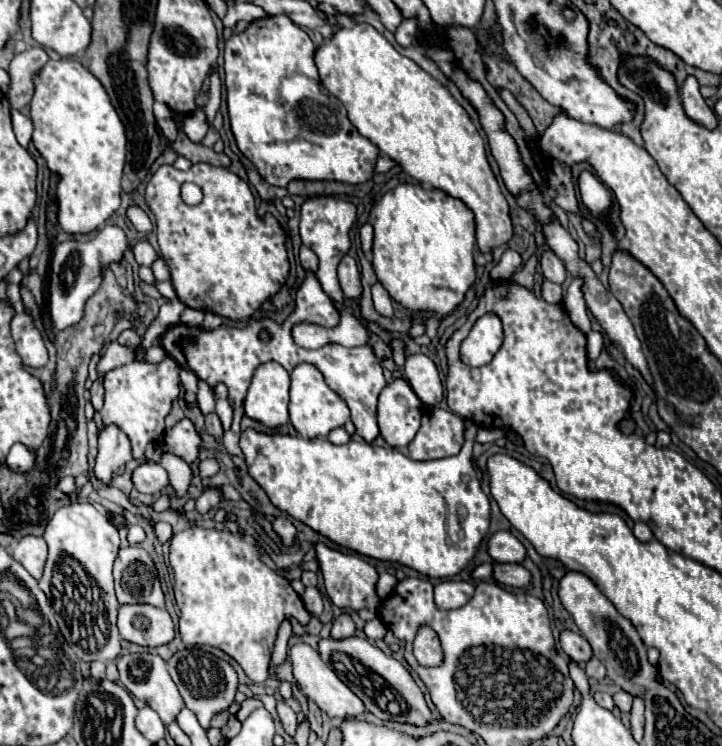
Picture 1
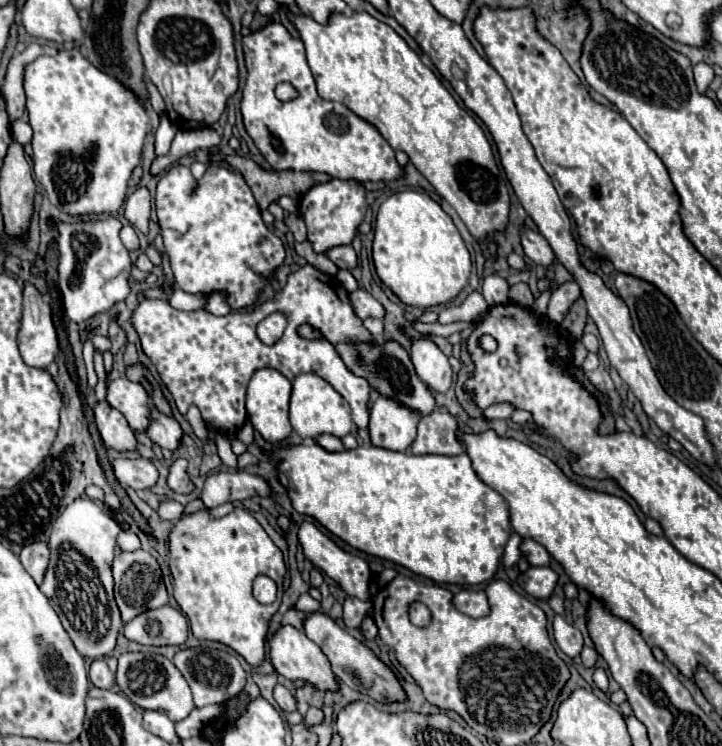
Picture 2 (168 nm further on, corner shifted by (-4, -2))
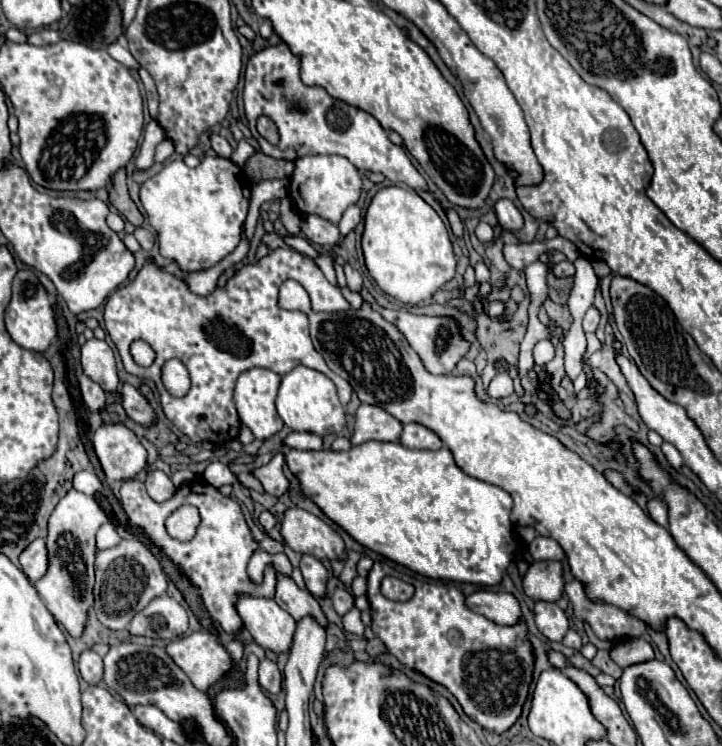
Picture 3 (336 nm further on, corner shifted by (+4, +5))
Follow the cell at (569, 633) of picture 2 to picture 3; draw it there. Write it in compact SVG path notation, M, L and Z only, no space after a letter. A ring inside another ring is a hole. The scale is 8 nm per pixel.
M536 601L534 605L534 621L538 631L550 639L550 641L562 641L562 637L568 631L568 619L564 611L556 603L548 601Z

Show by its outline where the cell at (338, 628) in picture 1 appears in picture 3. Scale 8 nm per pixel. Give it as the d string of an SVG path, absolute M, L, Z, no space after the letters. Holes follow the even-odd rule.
M338 587L330 599L332 599L332 605L338 615L344 615L346 611L350 611L354 607L354 599L344 587Z

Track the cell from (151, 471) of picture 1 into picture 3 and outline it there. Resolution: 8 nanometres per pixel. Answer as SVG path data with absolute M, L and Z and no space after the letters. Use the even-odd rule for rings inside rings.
M104 423L92 437L94 451L110 481L126 481L146 467L146 449L132 429L122 423Z

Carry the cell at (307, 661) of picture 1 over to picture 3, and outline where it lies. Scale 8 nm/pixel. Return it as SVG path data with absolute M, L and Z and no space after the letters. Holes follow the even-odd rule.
M242 595L236 601L236 611L242 625L252 633L254 641L274 653L288 651L292 645L292 633L296 631L296 621L290 613L280 609L276 601L264 597Z

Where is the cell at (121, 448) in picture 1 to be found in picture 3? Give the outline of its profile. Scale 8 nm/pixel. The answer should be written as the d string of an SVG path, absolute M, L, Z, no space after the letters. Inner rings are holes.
M88 375L80 377L80 393L84 403L92 409L92 411L102 411L106 405L106 397L104 391L100 389L100 385L96 385Z

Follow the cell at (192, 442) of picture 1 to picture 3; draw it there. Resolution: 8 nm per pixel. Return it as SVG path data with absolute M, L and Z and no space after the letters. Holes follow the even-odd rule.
M124 383L120 395L122 395L122 407L130 419L134 419L140 425L152 425L156 421L156 413L152 411L150 403L134 385Z

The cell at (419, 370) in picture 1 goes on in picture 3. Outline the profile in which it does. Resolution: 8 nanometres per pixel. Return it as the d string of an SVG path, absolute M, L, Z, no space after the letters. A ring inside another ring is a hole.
M362 289L362 295L368 303L372 303L372 307L376 311L380 311L390 323L394 323L400 333L408 339L408 343L412 345L412 349L420 355L420 359L424 361L426 369L434 375L446 375L446 373L452 373L454 367L458 365L458 361L468 353L470 349L470 343L462 337L460 333L460 325L456 323L456 319L452 317L432 317L432 315L414 315L414 313L408 313L408 311L390 311L390 309L382 309L376 299L366 291Z

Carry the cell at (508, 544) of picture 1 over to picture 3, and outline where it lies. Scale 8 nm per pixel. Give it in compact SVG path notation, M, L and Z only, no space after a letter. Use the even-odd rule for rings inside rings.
M538 535L532 543L530 543L530 555L534 561L550 561L550 559L564 559L564 549L550 537L542 537Z

